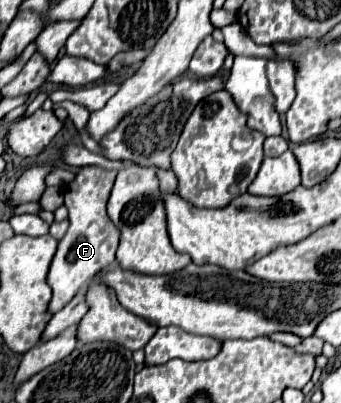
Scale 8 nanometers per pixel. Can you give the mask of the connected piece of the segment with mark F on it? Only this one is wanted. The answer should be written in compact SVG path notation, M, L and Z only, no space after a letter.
M89 166L89 168L83 168L77 172L75 180L65 186L65 206L69 210L69 220L71 220L71 226L67 230L67 234L59 240L59 246L57 246L57 252L53 256L53 262L51 262L51 268L49 268L49 276L47 276L47 282L49 286L53 288L53 298L49 302L49 314L57 314L67 302L71 302L71 298L91 282L91 278L99 272L99 270L105 270L109 268L113 262L115 262L115 250L117 250L117 242L119 242L119 230L115 230L115 224L109 220L107 216L107 200L109 200L109 194L111 194L111 188L113 188L113 182L115 182L115 176L117 172L111 172L111 170L103 170L99 166Z

